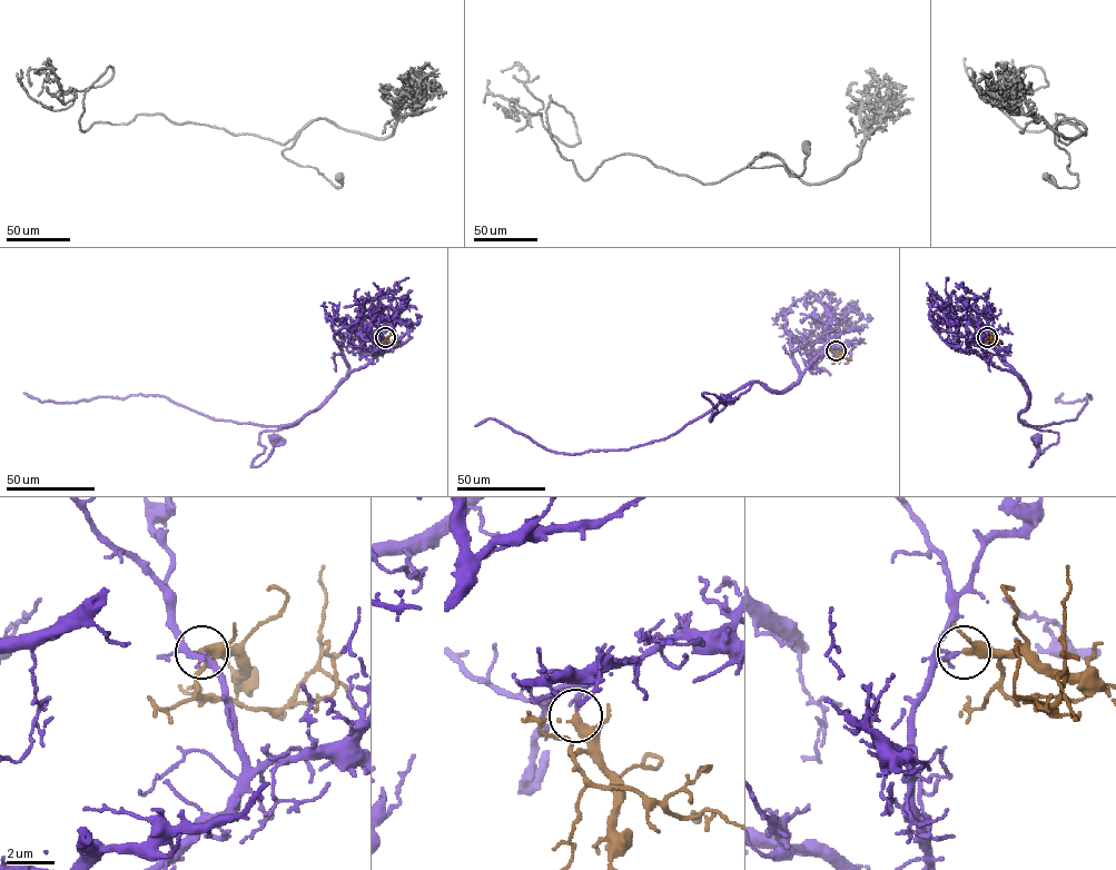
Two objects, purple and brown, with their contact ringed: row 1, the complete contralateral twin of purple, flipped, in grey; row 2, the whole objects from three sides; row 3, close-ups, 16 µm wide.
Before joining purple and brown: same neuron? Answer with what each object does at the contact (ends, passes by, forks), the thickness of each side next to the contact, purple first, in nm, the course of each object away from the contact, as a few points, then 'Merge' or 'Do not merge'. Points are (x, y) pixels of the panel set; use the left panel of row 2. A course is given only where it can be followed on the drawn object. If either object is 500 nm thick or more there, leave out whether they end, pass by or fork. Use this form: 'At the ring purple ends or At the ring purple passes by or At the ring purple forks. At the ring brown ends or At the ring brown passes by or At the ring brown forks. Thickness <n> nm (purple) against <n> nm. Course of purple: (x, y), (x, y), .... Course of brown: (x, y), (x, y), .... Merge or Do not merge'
At the ring purple ends. At the ring brown ends. Thickness 200 nm (purple) against 400 nm. Course of purple: (385, 338), (388, 348), (316, 408), (260, 432), (265, 448), (252, 466), (266, 460), (275, 440). Course of brown: (385, 338), (386, 342), (394, 339), (400, 346). Merge

